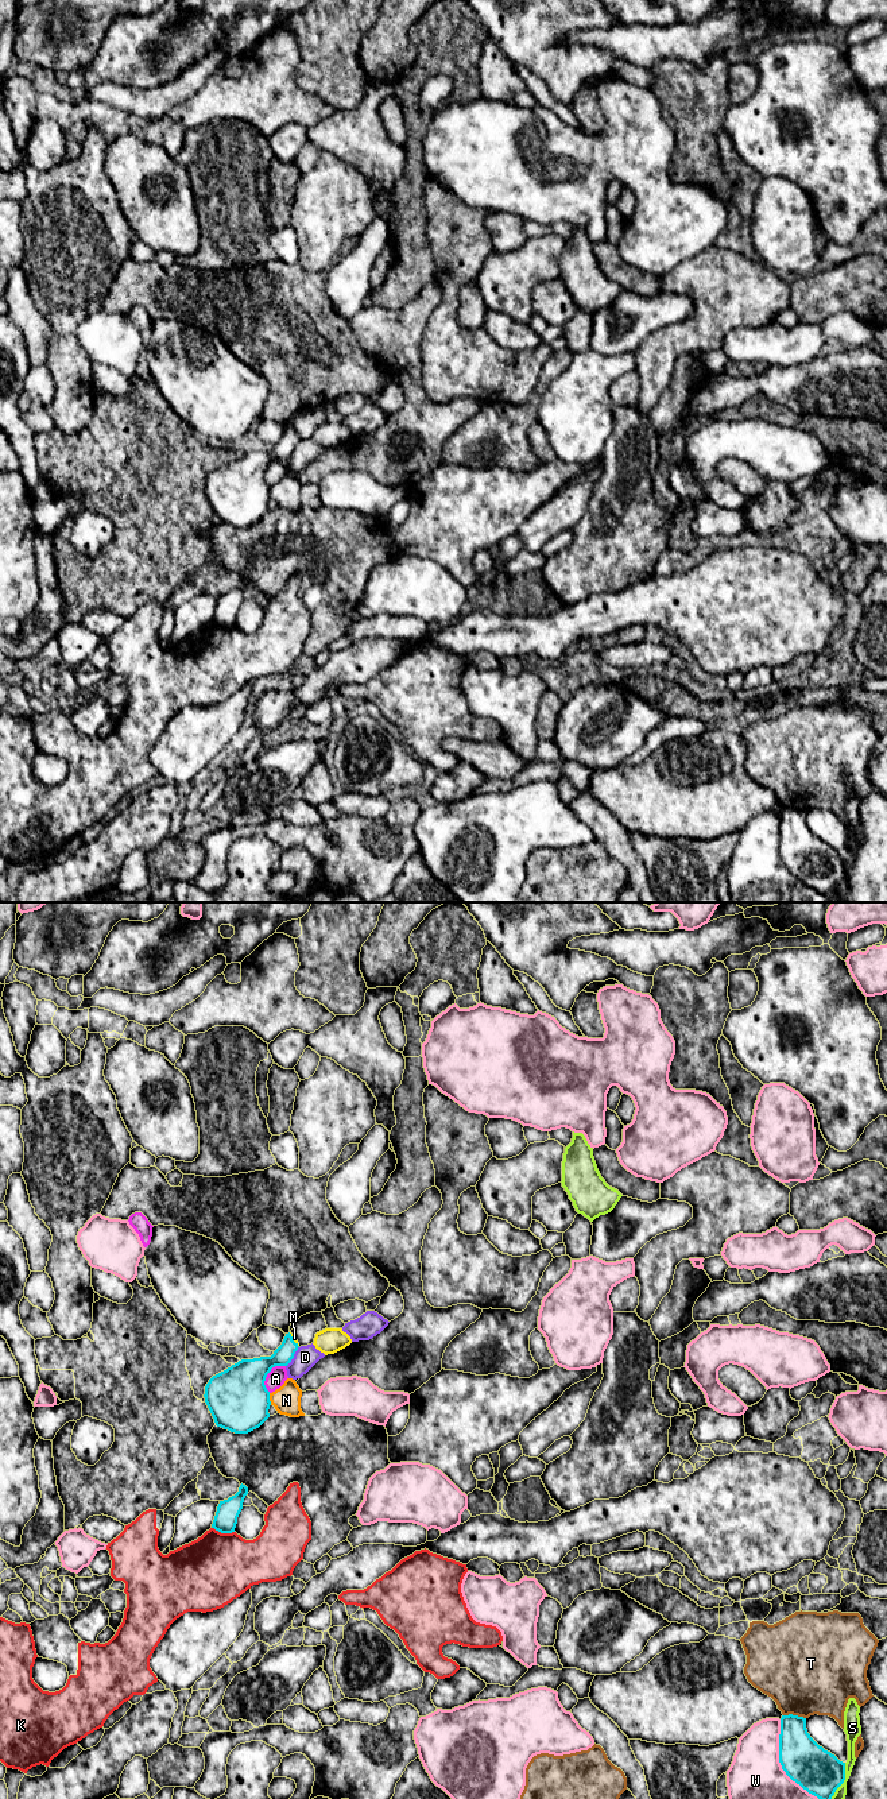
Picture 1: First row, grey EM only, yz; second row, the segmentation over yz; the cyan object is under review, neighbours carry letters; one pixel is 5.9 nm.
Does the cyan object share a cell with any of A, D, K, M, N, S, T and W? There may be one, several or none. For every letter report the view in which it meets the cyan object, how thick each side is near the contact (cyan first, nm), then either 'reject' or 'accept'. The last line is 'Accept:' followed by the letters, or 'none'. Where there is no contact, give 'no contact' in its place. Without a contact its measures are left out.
A: contact in yz; calibres 360 and 110 nm; reject
D: contact in yz; calibres 160 and 140 nm; reject
K: contact in yz; calibres 140 and 420 nm; reject
M: contact in yz; calibres 110 and 20 nm; accept
N: contact in yz; calibres 360 and 160 nm; reject
S: contact in yz; calibres 260 and 70 nm; reject
T: contact in yz; calibres 260 and 480 nm; reject
W: contact in yz; calibres 260 and 300 nm; reject
Accept: M

